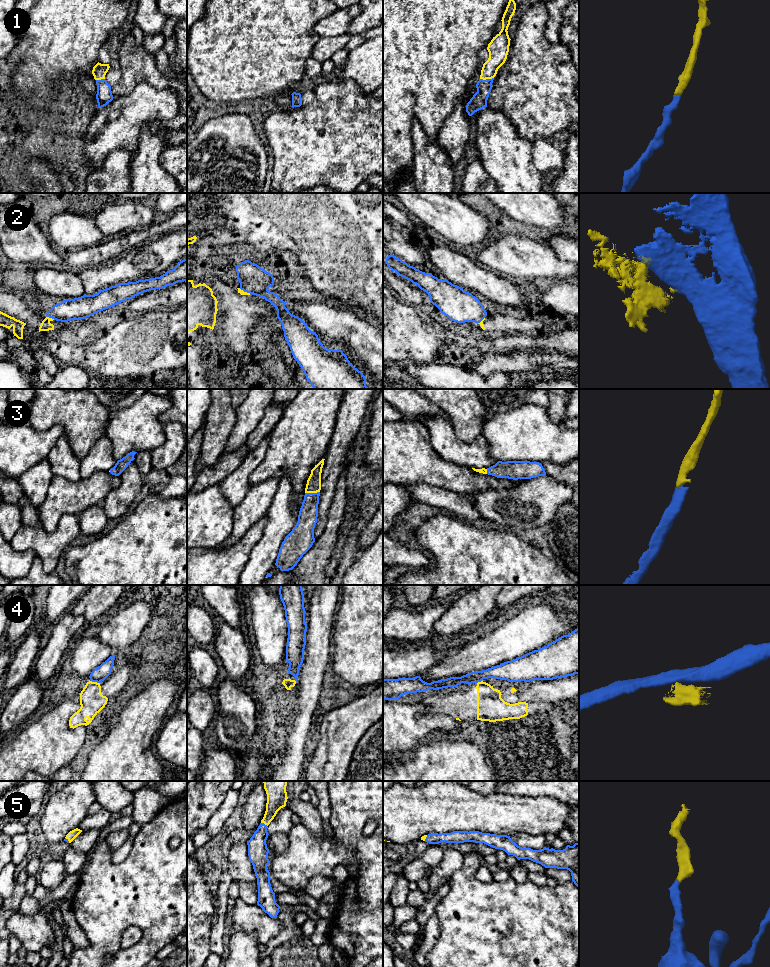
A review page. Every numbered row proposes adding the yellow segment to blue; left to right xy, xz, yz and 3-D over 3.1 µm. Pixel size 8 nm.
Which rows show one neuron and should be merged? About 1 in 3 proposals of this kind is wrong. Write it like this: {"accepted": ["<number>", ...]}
{"accepted": ["1", "3", "5"]}

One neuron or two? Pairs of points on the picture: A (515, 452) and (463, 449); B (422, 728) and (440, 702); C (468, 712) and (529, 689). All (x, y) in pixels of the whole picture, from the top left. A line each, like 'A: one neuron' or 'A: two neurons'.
A: two neurons
B: two neurons
C: two neurons

